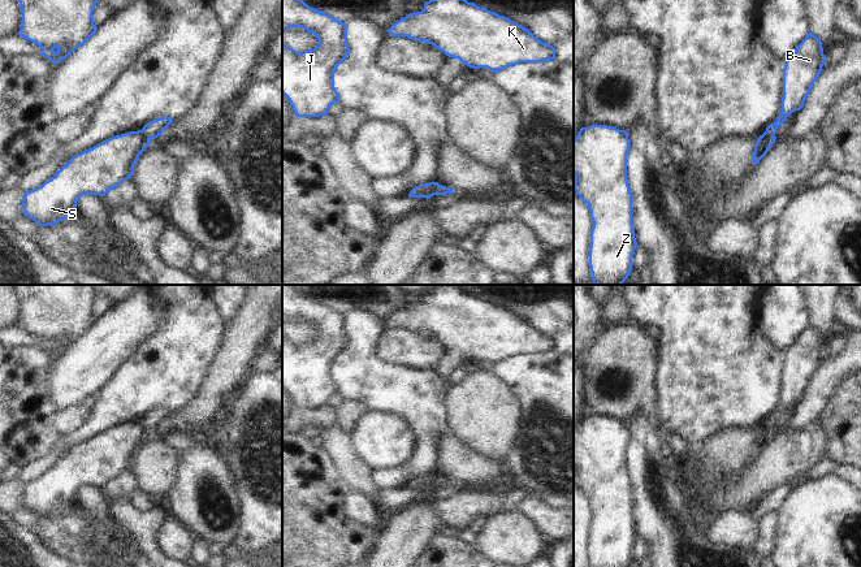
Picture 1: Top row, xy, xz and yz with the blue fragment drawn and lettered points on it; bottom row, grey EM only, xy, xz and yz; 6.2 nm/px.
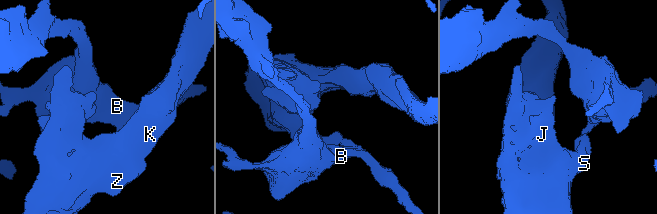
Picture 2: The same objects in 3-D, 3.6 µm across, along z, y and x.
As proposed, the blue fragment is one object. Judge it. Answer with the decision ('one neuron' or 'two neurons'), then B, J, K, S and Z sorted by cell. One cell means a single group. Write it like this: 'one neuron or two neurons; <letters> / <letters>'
two neurons; B / J K S Z

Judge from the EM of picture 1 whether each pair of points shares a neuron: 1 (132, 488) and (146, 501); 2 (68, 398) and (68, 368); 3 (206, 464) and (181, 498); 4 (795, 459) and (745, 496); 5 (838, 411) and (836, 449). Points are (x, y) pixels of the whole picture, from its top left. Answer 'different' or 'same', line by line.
1: different
2: same
3: same
4: same
5: same

